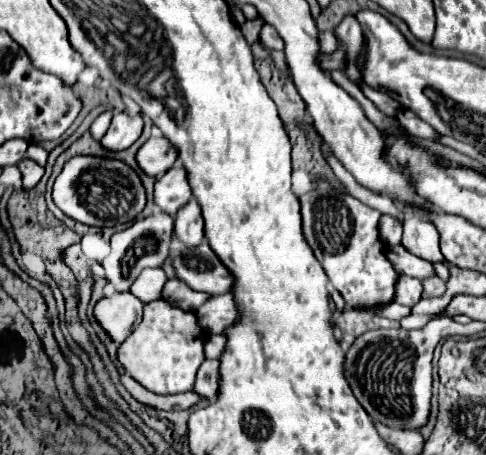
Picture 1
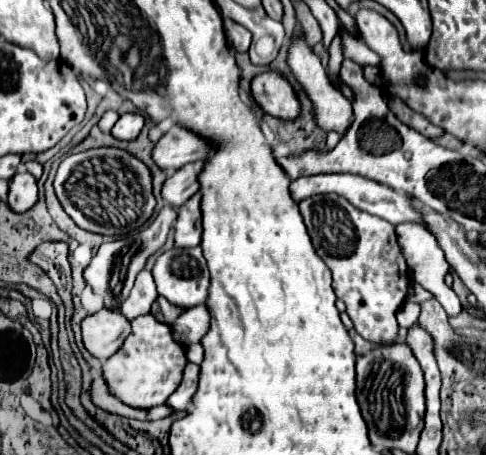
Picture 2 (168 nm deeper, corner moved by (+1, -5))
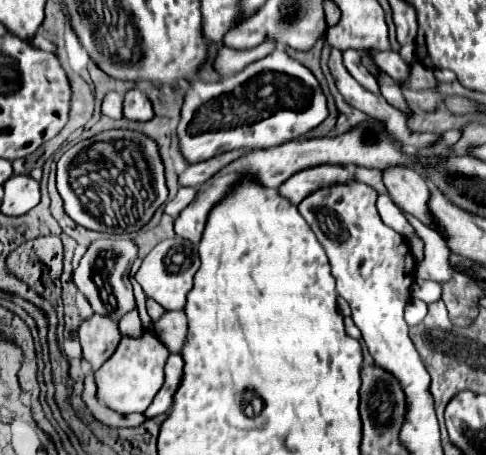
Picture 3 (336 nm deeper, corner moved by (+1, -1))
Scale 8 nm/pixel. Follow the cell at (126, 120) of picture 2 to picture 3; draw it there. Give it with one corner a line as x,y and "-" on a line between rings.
137,87
127,91
125,103
123,103
123,113
127,119
137,119
137,121
149,121
155,115
149,97

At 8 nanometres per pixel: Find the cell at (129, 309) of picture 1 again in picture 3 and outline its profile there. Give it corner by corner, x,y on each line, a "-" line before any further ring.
93,315
83,321
77,335
83,347
83,359
91,363
93,371
97,371
115,353
121,341
117,323
103,315

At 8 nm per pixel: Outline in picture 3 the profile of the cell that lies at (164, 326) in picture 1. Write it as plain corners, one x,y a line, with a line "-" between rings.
143,333
141,339
123,337
111,359
107,359
107,363
103,363
103,367
95,373
97,399
121,415
143,413
163,385
163,365
167,357
167,347
149,333

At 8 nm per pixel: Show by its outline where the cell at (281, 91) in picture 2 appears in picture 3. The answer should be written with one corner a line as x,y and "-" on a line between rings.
277,47
267,57
249,63
237,75
219,79
217,83
191,79
177,137
181,153
189,163
201,163
227,149
269,149
287,143
321,125
327,115
327,95
319,87
317,77
297,59
289,57
285,49

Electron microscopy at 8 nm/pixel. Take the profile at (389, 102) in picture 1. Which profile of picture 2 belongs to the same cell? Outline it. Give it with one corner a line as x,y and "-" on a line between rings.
339,30
331,42
329,47
329,54
330,59
327,67
327,73
329,79
335,84
338,79
341,64
344,60
343,47
341,43
341,37
339,35

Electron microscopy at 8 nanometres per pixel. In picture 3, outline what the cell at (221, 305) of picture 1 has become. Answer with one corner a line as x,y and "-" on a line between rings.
167,311
155,321
155,331
159,341
171,349
171,353
179,353
185,333
187,333
187,317
183,311

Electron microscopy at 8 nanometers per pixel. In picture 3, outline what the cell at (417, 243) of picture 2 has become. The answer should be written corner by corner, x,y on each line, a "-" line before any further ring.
385,193
385,195
379,195
375,205
377,205
377,211
379,211
381,221
383,221
387,227
395,229
395,231
397,231
399,235
403,235
403,237
411,237
411,235
415,235
413,227
407,223
407,219
401,215
399,207
391,201
391,197
389,197
387,193

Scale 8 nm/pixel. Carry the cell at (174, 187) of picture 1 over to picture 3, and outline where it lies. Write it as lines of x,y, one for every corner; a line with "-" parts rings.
237,149
237,151
229,151
229,153
223,153
219,157
213,157
211,161
203,161
199,165
189,165
181,175
179,175
179,183
181,185
197,185
201,187
207,179
211,179
219,169
223,169
225,165
229,165
231,161
239,159
245,151
243,149

